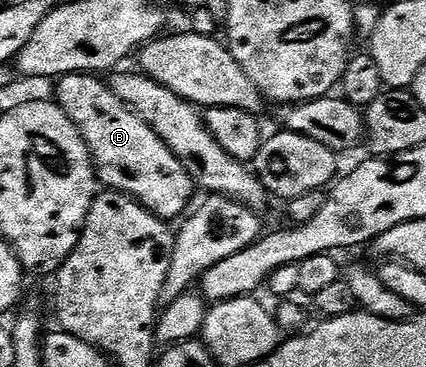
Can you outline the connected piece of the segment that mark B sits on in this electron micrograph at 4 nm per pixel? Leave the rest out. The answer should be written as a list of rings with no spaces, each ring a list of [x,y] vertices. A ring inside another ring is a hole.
[[[69,73],[65,77],[58,78],[56,85],[59,86],[53,94],[54,100],[85,139],[87,149],[91,152],[91,162],[95,164],[98,184],[116,193],[123,193],[126,197],[132,197],[134,201],[140,201],[153,215],[163,218],[168,223],[174,222],[174,217],[182,218],[188,212],[187,204],[190,203],[191,196],[197,193],[197,186],[170,147],[139,118],[134,110],[123,104],[106,80],[86,73]]]

